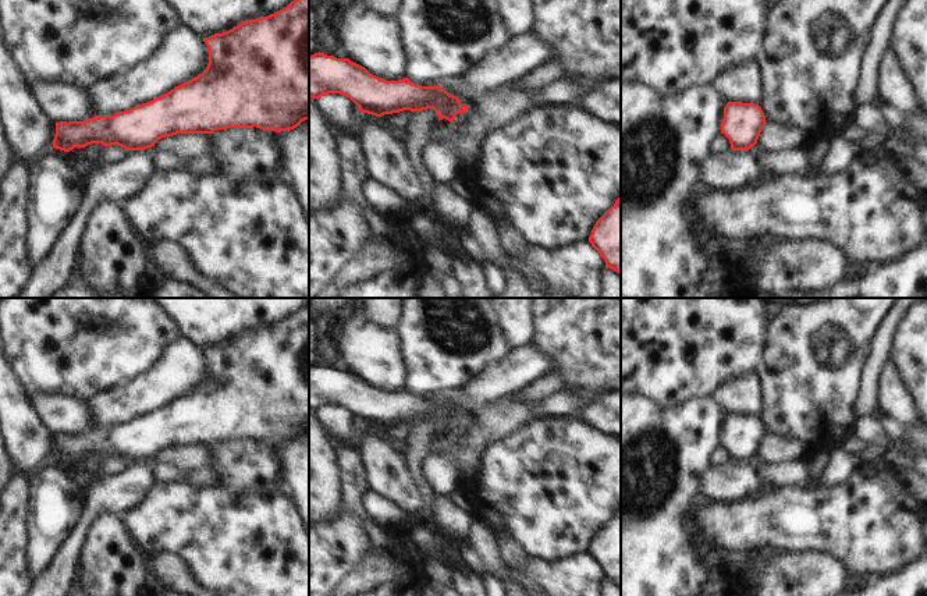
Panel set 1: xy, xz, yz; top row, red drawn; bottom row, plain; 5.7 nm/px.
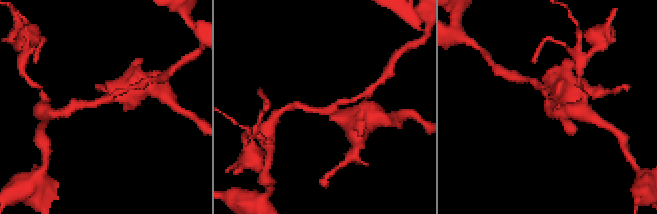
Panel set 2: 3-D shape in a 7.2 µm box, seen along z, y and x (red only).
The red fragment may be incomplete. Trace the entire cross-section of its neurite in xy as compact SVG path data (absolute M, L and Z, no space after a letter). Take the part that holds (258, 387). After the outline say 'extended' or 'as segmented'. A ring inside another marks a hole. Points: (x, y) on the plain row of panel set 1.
M309 305L267 329L242 333L232 341L202 350L207 358L206 382L170 404L114 428L95 428L85 433L56 434L53 460L70 464L92 455L118 457L128 462L145 462L166 448L177 446L213 446L227 440L260 440L288 443L309 432Z; as segmented

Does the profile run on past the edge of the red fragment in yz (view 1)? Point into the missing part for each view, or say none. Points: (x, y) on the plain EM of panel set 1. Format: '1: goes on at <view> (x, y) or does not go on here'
1: does not go on here

